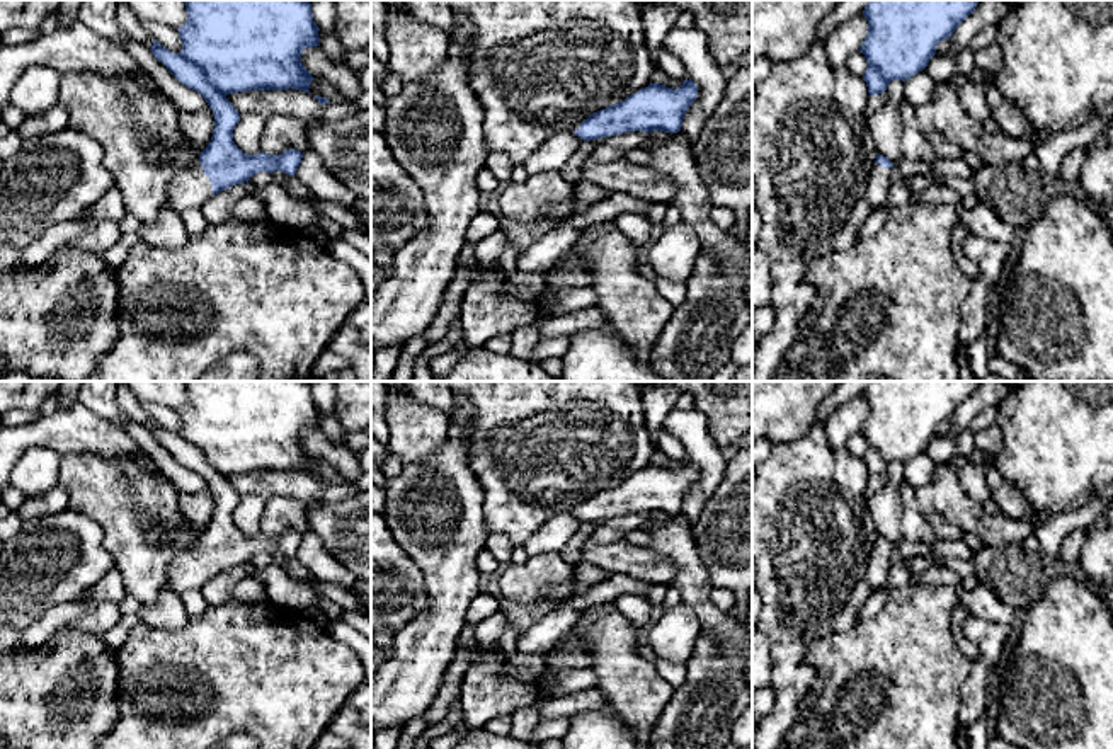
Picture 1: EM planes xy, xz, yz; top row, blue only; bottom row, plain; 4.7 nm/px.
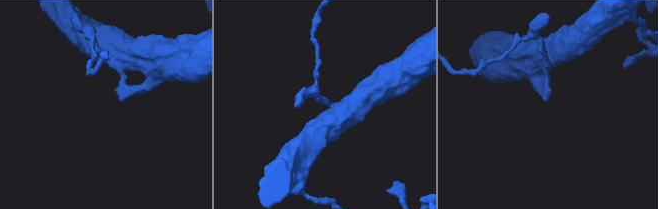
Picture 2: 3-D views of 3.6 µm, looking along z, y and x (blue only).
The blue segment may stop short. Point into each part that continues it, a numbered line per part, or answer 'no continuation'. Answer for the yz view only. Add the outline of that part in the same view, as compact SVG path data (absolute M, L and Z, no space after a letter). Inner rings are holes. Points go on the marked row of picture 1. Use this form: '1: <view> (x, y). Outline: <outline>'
1: yz (880, 181). Outline: M875 163L865 189L865 197L873 209L885 204L892 182L892 169L883 169L880 163Z

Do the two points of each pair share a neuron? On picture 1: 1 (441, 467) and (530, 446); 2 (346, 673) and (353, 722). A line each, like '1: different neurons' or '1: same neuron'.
1: different neurons
2: different neurons

